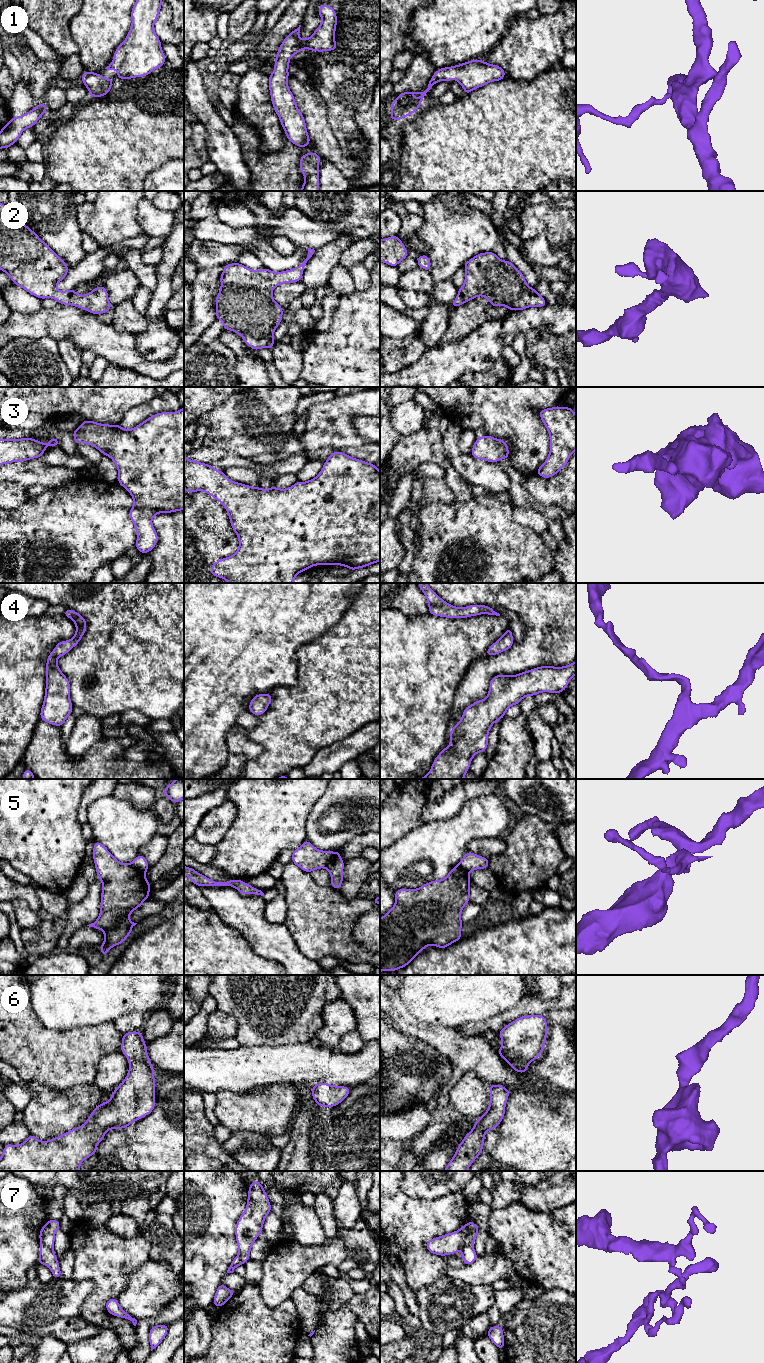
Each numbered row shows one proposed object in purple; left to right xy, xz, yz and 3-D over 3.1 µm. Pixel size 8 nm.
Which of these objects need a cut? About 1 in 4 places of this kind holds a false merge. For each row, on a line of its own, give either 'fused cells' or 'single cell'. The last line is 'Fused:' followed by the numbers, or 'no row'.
1: single cell
2: single cell
3: single cell
4: single cell
5: fused cells
6: single cell
7: fused cells
Fused: 5, 7

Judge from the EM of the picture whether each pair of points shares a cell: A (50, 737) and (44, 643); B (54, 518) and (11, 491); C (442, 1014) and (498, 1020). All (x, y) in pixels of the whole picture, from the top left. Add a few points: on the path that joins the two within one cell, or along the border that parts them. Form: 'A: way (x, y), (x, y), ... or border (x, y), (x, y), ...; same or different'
A: border (40, 719), (30, 741); different
B: border (29, 497), (19, 506), (10, 510); different
C: border (510, 1008), (488, 1019), (468, 1022), (466, 1024); different

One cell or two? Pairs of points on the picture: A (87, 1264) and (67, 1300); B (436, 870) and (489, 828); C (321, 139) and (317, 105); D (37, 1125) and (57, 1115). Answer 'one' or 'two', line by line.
A: two
B: one
C: one
D: one

